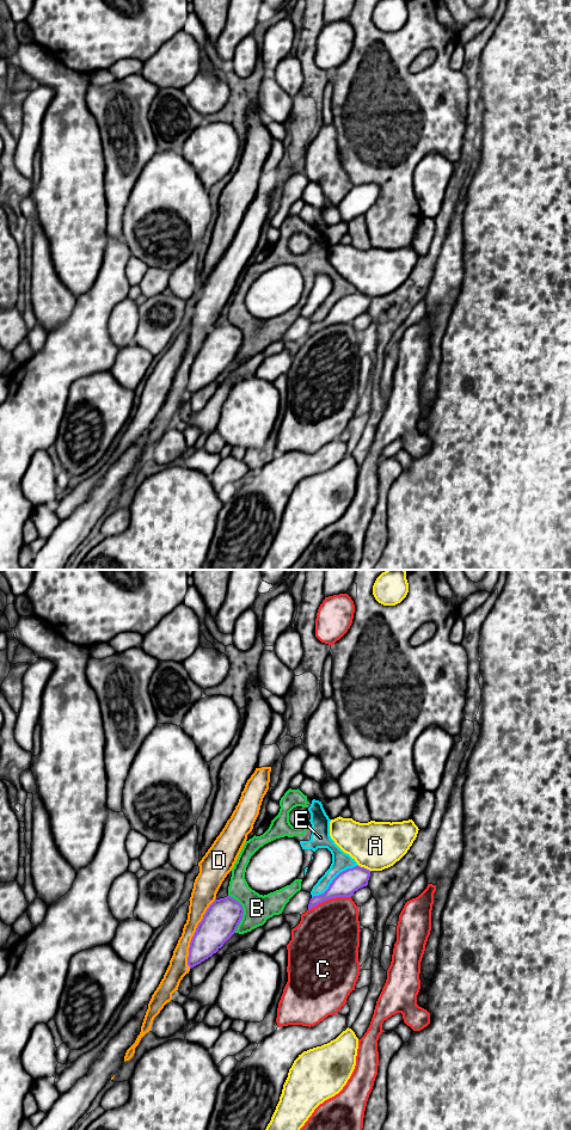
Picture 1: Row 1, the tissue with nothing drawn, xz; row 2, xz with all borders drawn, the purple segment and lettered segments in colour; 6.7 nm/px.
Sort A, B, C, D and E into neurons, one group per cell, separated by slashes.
A / B E / C / D

